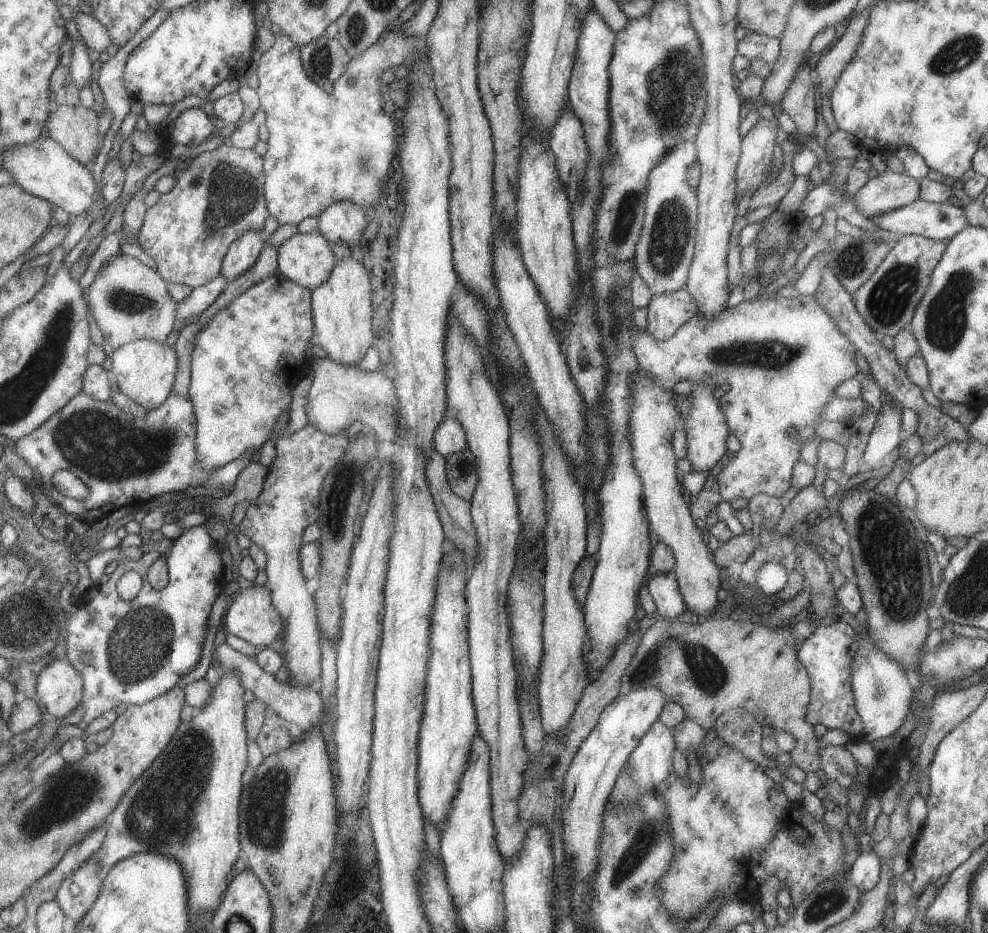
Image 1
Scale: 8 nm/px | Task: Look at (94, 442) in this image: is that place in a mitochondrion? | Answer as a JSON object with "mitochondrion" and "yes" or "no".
{"mitochondrion":"yes"}

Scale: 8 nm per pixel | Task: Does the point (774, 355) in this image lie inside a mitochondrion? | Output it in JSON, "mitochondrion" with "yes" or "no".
{"mitochondrion":"yes"}

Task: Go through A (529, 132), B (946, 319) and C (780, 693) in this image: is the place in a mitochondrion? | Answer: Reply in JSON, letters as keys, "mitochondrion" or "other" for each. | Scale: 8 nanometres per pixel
{"A":"other","B":"mitochondrion","C":"other"}

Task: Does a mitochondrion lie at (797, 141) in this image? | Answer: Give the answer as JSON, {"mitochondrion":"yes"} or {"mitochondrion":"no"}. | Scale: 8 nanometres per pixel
{"mitochondrion":"no"}

